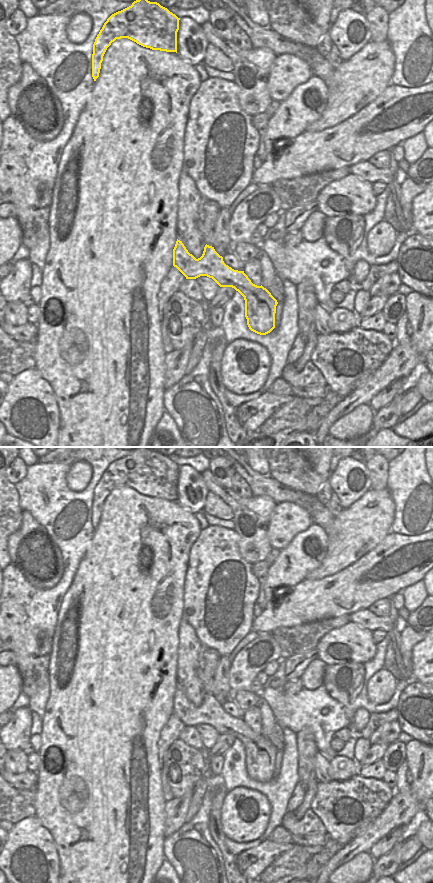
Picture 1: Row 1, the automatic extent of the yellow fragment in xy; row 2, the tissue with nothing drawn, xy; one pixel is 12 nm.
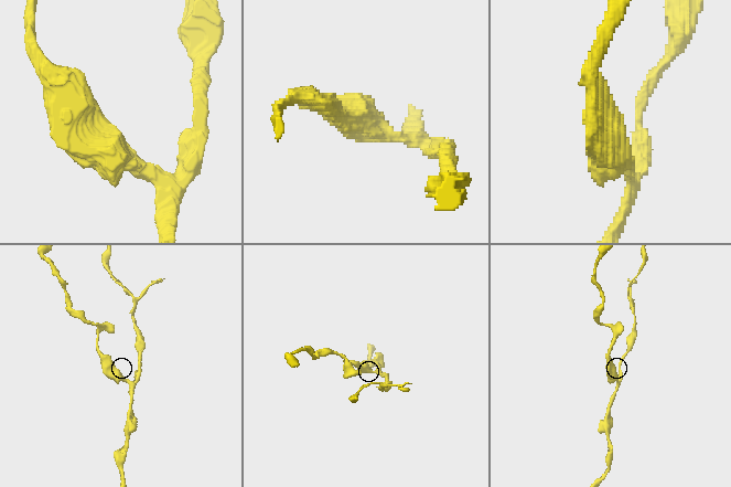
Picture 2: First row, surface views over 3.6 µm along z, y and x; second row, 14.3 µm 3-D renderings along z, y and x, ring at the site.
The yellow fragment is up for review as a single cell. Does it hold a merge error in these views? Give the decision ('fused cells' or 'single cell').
single cell

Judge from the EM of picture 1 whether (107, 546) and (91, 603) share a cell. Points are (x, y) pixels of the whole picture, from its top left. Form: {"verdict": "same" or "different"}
{"verdict": "same"}

